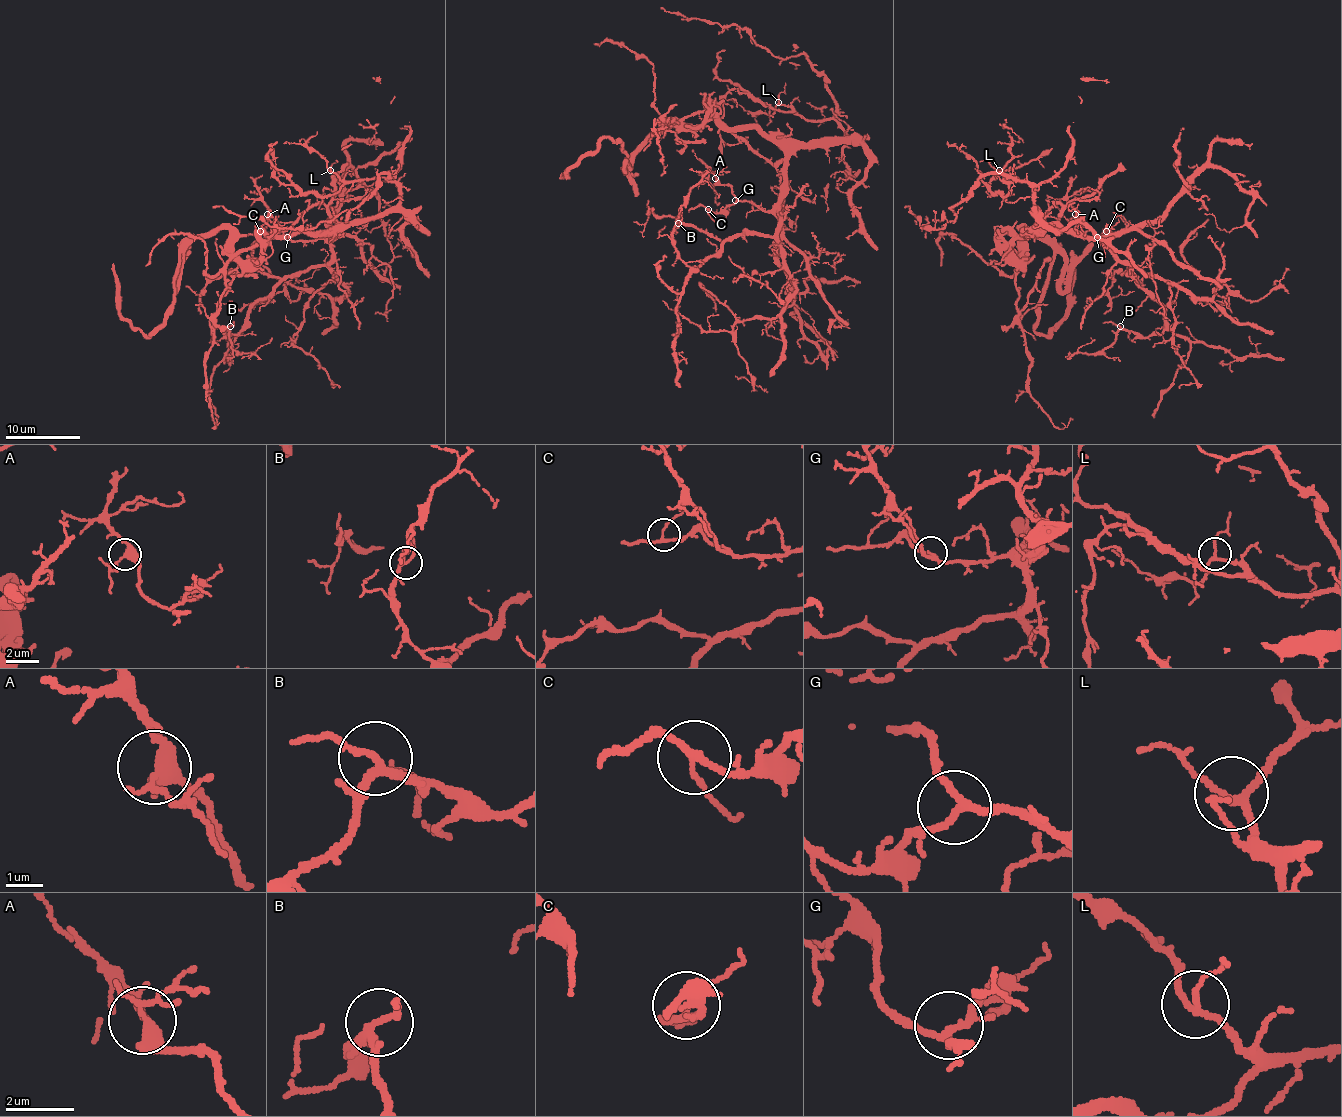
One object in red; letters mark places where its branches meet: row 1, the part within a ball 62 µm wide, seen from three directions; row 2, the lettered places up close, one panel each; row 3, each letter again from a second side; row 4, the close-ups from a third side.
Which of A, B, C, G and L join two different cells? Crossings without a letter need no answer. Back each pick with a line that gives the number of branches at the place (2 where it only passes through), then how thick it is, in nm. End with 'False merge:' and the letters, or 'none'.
False merge: none

